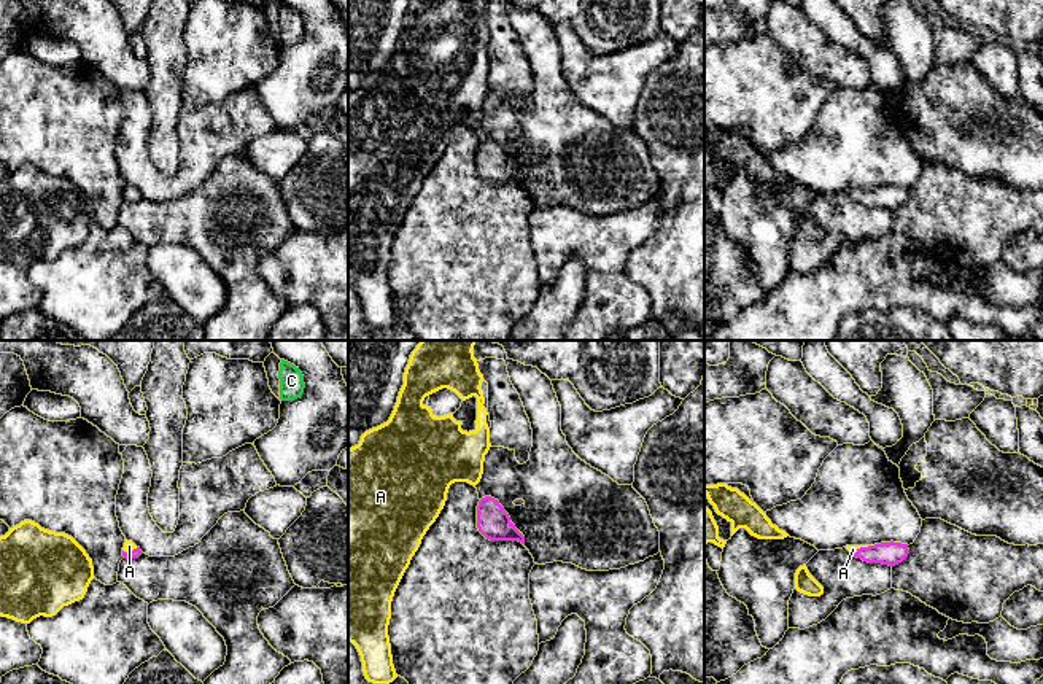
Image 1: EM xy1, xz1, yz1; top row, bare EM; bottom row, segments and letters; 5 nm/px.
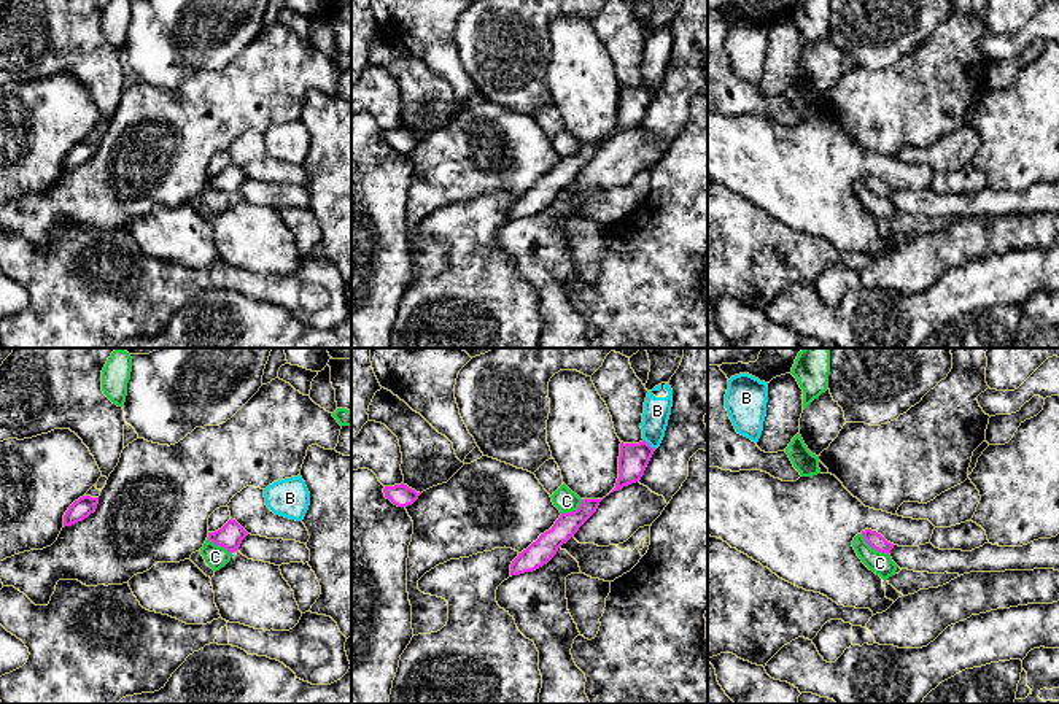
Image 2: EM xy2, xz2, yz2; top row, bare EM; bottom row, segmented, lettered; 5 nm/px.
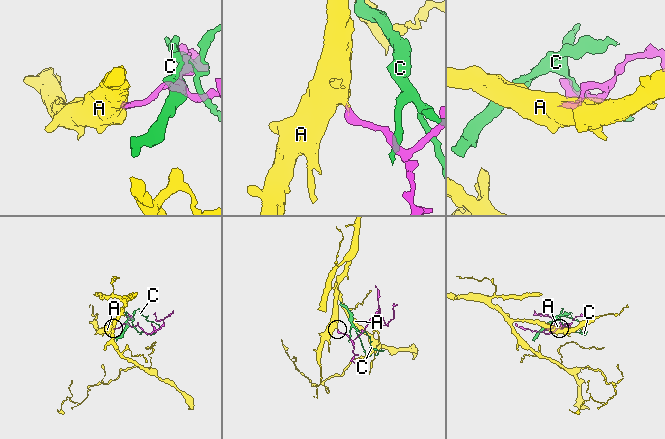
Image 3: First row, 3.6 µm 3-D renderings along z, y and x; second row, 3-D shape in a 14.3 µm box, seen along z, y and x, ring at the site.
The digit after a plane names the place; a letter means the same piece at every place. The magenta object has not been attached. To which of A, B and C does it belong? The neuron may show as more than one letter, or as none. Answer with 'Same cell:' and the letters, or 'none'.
Same cell: A

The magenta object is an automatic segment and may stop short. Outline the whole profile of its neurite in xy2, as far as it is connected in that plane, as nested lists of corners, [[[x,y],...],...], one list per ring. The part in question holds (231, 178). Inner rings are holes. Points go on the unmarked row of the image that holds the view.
[[[231,162],[221,173],[208,176],[208,184],[234,197],[246,180],[248,176]]]

